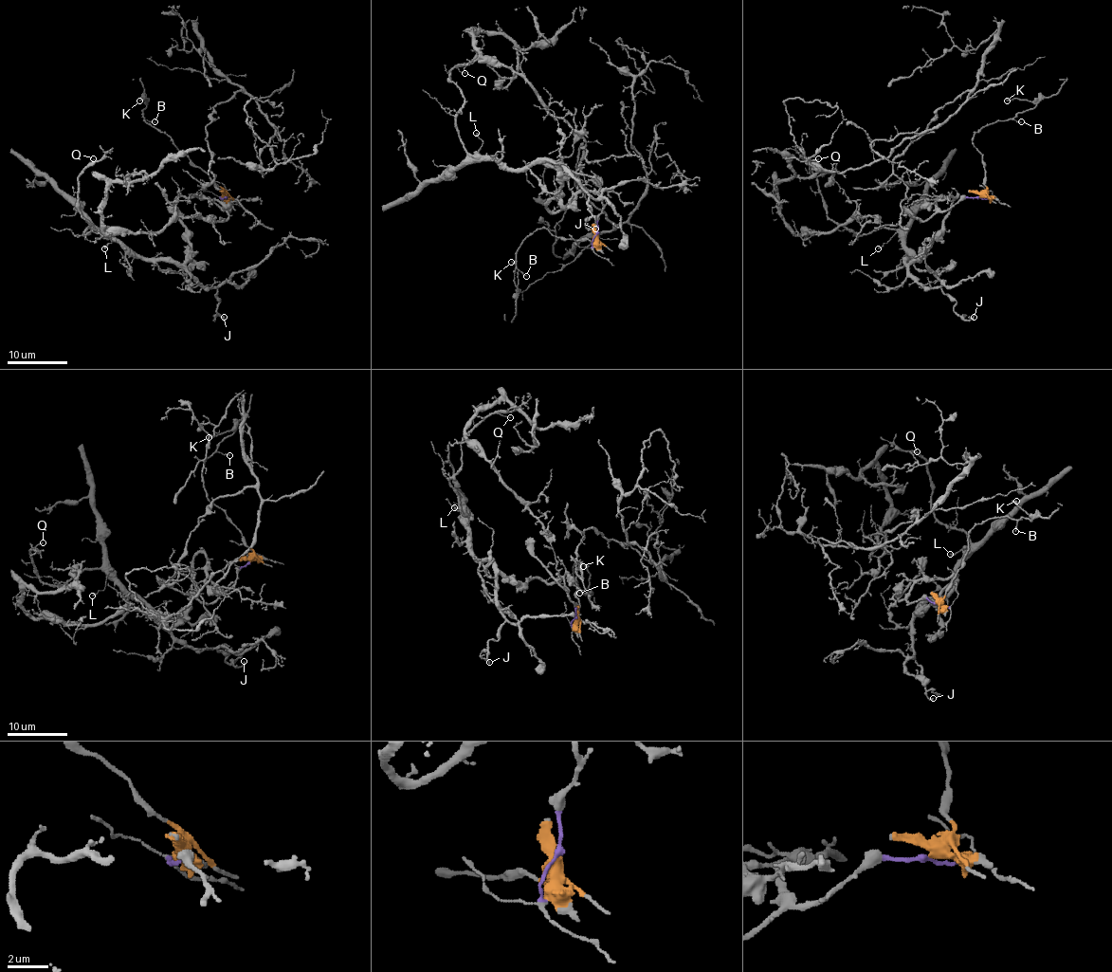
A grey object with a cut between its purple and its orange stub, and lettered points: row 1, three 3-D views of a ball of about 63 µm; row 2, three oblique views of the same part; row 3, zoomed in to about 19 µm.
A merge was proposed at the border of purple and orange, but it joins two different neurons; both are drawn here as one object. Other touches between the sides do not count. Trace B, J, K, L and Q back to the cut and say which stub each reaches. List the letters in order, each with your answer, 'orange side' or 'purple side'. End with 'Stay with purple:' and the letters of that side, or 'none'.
B: orange side
J: purple side
K: orange side
L: purple side
Q: purple side
Stay with purple: J, L, Q

